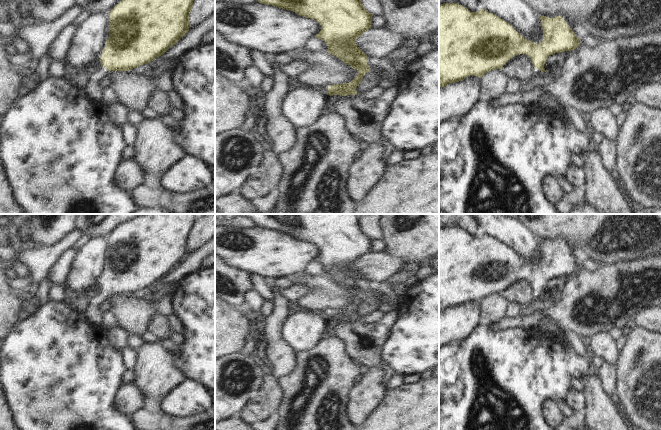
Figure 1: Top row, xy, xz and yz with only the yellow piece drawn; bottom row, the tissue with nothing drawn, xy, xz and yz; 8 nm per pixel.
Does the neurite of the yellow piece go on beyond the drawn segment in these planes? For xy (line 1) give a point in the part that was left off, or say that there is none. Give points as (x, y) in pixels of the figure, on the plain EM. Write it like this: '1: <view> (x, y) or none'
1: xy (94, 314)

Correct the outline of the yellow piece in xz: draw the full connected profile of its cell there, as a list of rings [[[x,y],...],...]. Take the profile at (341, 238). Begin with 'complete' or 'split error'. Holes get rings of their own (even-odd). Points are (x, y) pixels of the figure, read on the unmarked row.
split error; [[[242,214],[250,217],[259,227],[272,229],[282,233],[290,234],[300,240],[316,244],[321,249],[320,256],[315,262],[323,264],[327,270],[327,276],[341,283],[344,287],[356,293],[357,300],[349,307],[334,308],[321,311],[323,317],[331,319],[357,319],[356,312],[363,303],[363,300],[369,296],[370,290],[367,288],[367,279],[357,270],[356,263],[368,253],[371,253],[372,238],[369,237],[361,226],[359,214]]]

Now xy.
split error; [[[147,214],[119,226],[109,235],[109,262],[100,281],[102,292],[91,299],[85,317],[102,327],[101,305],[110,295],[130,295],[163,279],[189,255],[189,240],[199,214]]]

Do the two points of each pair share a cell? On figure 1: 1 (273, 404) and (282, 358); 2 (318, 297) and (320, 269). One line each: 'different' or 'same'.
1: different
2: different

